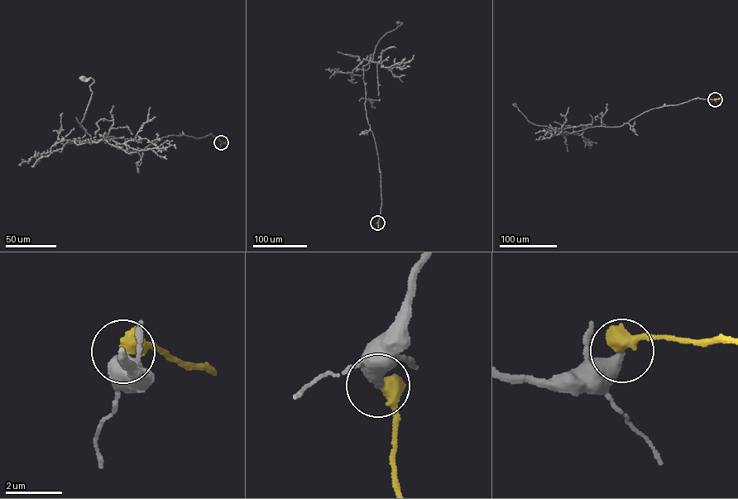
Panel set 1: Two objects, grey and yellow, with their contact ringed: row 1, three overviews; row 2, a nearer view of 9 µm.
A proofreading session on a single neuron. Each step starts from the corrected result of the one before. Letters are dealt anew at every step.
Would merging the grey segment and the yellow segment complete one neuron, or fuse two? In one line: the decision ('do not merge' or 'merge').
do not merge

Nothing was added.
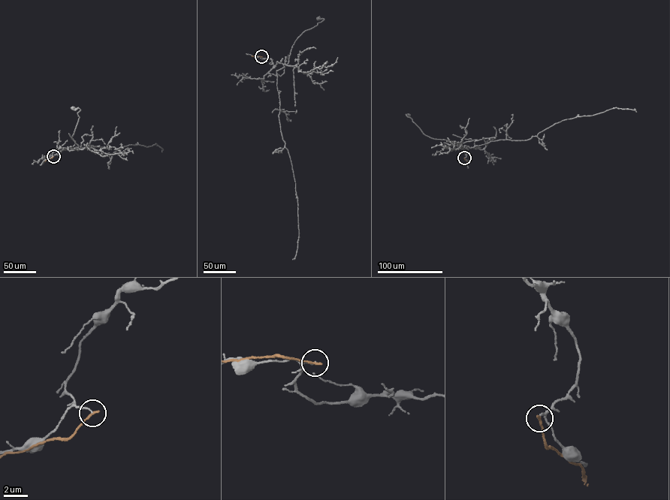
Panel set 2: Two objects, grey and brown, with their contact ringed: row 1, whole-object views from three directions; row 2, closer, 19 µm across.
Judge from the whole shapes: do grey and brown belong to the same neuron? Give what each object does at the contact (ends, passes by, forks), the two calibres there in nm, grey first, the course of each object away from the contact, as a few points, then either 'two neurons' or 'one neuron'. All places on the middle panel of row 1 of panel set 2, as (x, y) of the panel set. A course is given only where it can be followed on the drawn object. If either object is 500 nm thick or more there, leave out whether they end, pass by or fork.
grey ends; brown ends; calibres 90 and 200 nm; course grey (261, 56), (271, 59), (273, 68), (277, 61), (287, 65), (295, 40), (324, 19), (318, 18); course brown (261, 56), (252, 56); two neurons

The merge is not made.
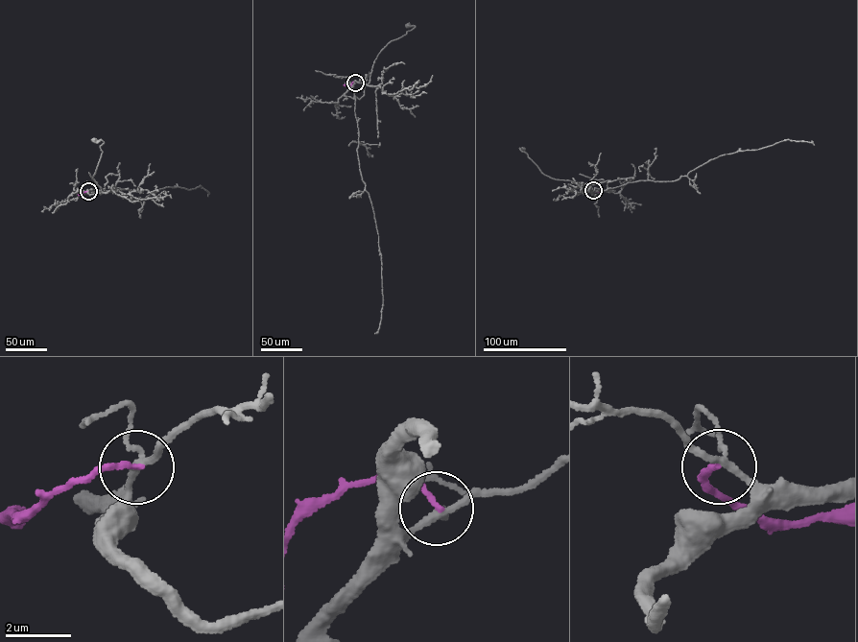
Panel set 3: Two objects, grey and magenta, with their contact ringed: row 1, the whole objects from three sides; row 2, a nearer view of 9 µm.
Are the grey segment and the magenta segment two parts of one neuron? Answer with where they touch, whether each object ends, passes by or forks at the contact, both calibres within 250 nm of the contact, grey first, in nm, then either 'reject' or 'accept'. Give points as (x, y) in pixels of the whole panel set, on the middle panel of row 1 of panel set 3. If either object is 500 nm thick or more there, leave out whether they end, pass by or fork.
(355, 83) | grey forks | magenta ends | 180/160 nm | reject

